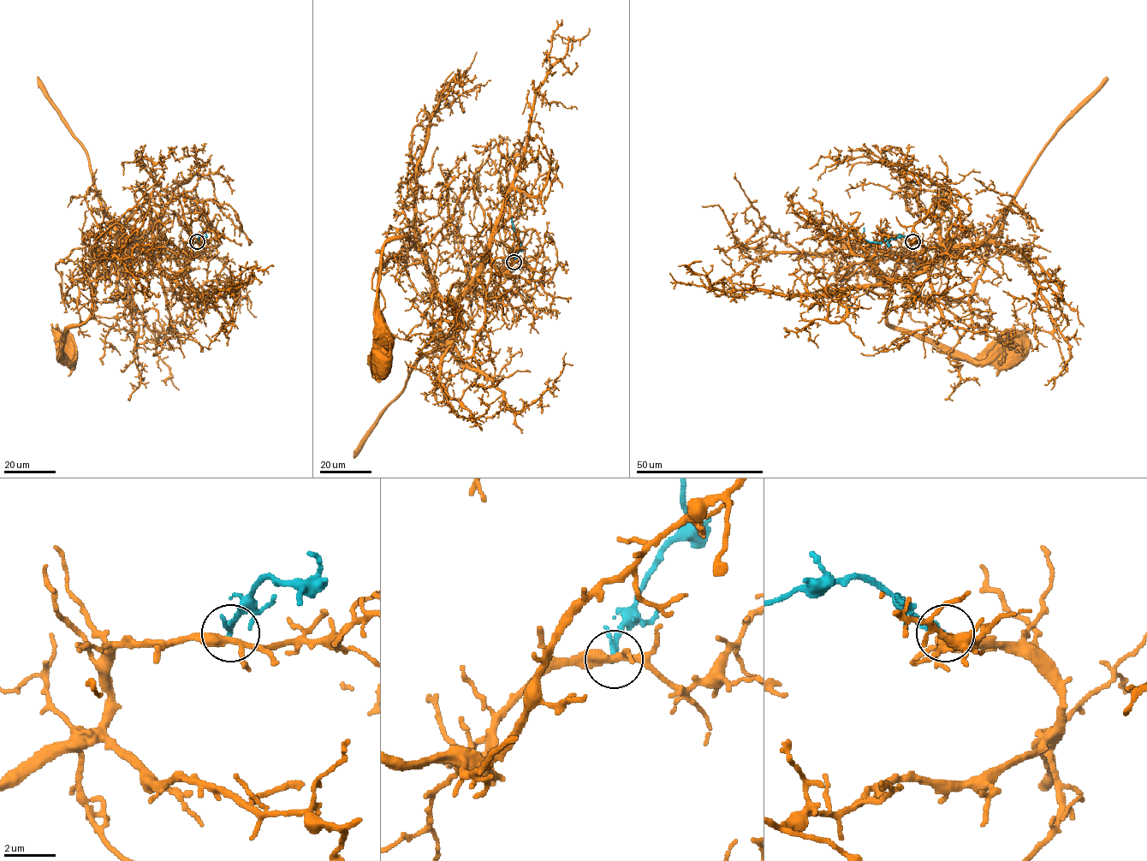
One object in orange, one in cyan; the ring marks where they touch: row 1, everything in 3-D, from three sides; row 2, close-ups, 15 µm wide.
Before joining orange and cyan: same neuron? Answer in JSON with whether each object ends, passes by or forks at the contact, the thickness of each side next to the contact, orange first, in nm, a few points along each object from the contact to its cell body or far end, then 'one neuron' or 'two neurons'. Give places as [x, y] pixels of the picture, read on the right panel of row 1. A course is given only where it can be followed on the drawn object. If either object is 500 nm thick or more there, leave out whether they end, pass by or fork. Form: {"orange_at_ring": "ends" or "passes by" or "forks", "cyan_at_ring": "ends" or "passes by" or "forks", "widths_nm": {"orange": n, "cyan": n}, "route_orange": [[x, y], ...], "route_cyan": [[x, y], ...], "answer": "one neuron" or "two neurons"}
{"orange_at_ring": "forks", "cyan_at_ring": "passes by", "widths_nm": {"orange": 280, "cyan": 170}, "route_orange": [[912, 242], [924, 247], [928, 263], [952, 244], [900, 262], [886, 321], [970, 362], [987, 362], [1012, 347]], "route_cyan": [[912, 241], [905, 236], [880, 242], [869, 242], [862, 236], [864, 227]], "answer": "two neurons"}

